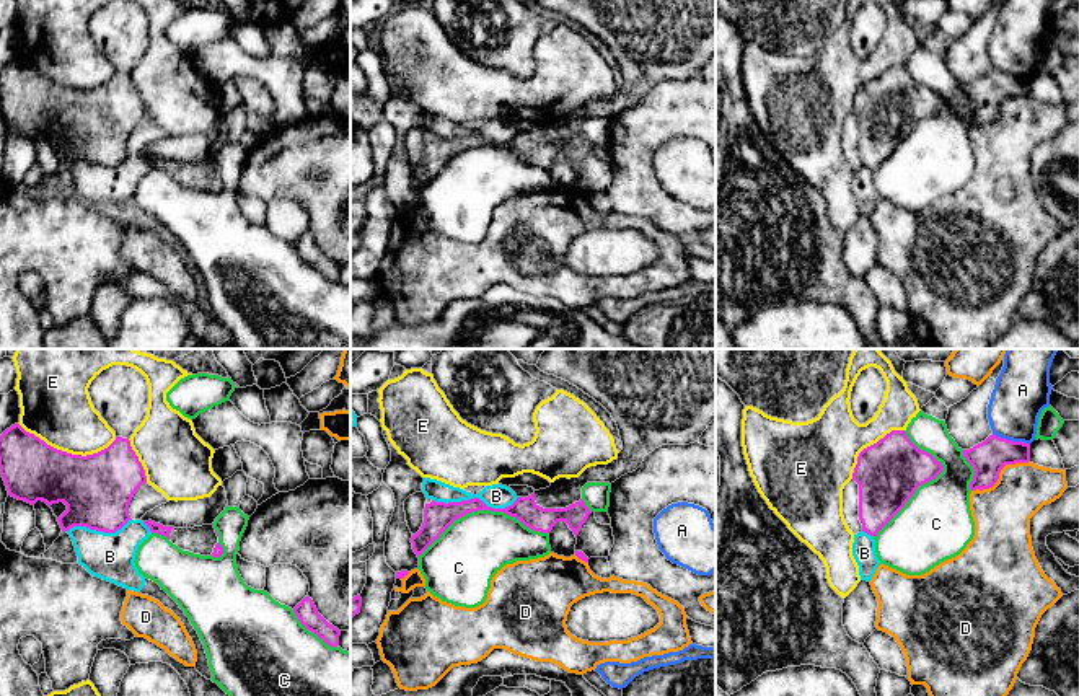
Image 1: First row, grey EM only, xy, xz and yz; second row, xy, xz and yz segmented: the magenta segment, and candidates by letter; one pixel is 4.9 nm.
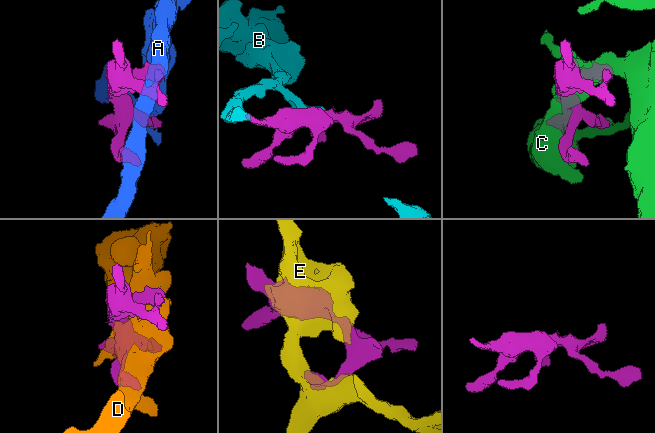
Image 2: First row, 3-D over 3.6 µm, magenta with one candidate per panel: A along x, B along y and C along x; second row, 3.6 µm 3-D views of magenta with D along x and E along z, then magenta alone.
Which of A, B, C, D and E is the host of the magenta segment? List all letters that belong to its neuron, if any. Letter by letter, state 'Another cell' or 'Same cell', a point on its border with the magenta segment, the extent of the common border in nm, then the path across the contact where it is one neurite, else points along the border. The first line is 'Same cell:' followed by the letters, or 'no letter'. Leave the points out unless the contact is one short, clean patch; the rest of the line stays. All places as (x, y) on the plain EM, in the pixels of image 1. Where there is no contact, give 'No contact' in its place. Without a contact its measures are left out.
Same cell: no letter
A: Another cell. Touches magenta at yz (1011, 75). Shared border 190 nm
B: Another cell. Touches magenta at xz (475, 132). Shared border 440 nm
C: Another cell. Touches magenta at xz (481, 144). Shared border 650 nm
D: Another cell. Touches magenta at yz (998, 110). Shared border 320 nm
E: Another cell. Touches magenta at xy (66, 87). Shared border 500 nm

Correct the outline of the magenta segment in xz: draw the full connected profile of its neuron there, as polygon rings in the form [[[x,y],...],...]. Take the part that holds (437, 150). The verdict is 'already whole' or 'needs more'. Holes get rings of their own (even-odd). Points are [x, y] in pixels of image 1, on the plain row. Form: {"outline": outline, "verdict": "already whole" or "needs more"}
{"outline": [[[536,0],[582,24],[600,37],[618,60],[623,85],[608,99],[587,103],[579,112],[559,112],[549,122],[518,132],[505,143],[487,142],[474,132],[461,137],[425,139],[424,158],[411,178],[417,192],[458,153],[478,145],[504,147],[535,166],[549,168],[557,156],[566,156],[575,173],[592,145],[582,135],[587,117],[614,117],[636,106],[644,91],[662,80],[689,80],[699,77],[707,60],[716,54],[716,0]]], "verdict": "needs more"}

